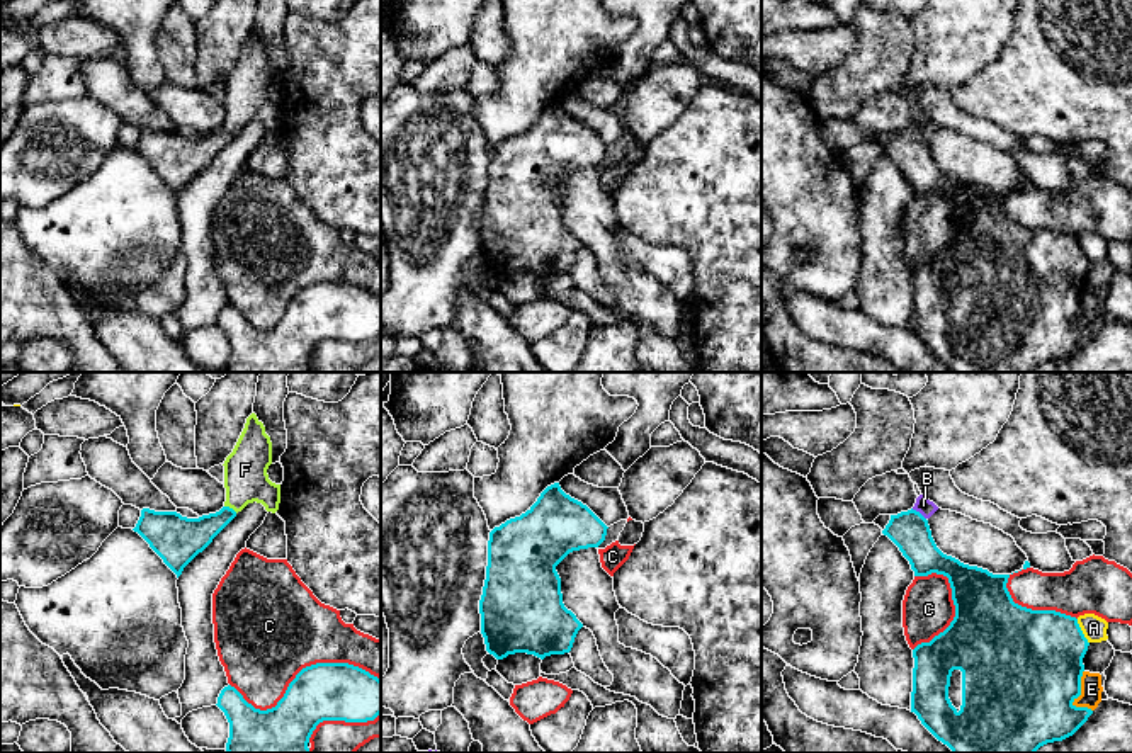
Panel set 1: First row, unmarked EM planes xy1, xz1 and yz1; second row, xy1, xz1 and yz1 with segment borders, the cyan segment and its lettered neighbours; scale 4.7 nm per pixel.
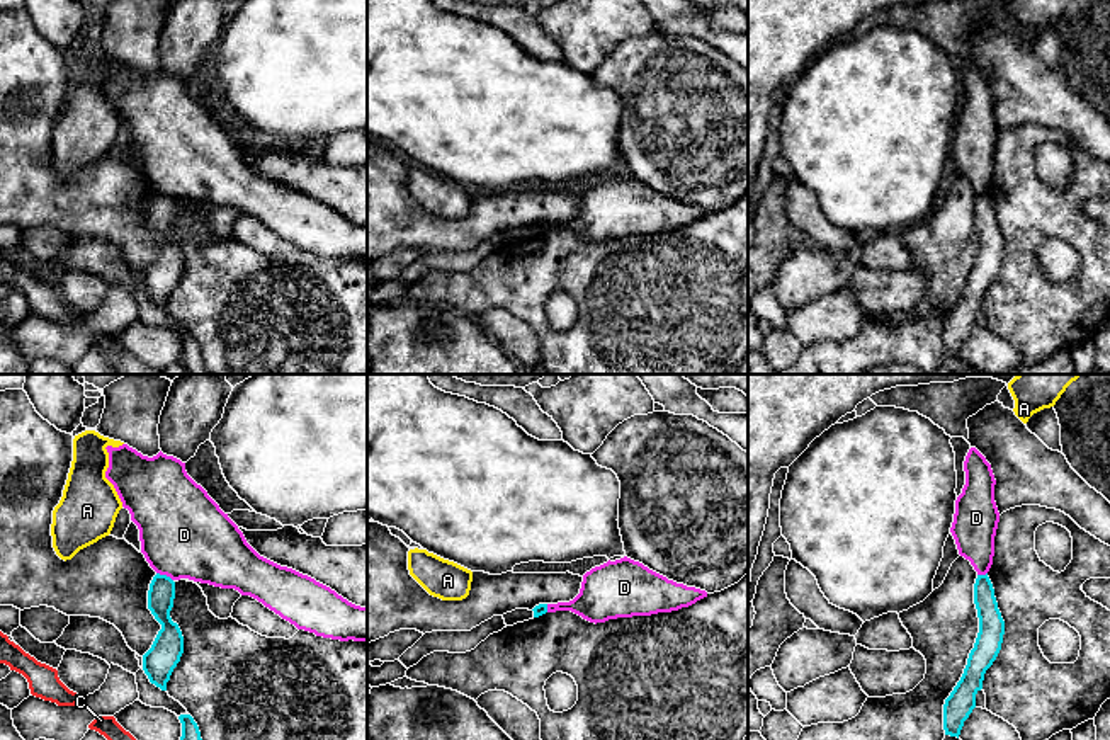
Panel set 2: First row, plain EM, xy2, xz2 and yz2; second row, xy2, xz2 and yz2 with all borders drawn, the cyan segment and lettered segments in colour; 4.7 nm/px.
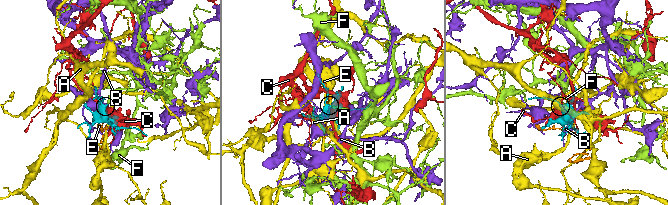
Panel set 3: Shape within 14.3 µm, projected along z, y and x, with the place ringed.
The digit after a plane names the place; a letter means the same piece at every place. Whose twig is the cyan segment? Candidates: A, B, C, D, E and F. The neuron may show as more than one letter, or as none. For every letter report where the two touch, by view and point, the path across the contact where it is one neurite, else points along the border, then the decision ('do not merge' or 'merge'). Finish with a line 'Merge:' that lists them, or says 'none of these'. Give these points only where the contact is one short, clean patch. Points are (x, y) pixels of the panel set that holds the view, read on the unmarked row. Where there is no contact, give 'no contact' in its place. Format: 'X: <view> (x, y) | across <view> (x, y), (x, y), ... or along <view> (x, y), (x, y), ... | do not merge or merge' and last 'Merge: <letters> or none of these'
A: yz1 (1081, 250) | do not merge
B: yz1 (918, 131) | do not merge
C: xy1 (299, 291) | do not merge
D: xy2 (165, 194) | along xy2 (157, 191), (172, 199) | do not merge
E: yz1 (1080, 313) | do not merge
F: xy1 (232, 128) | across xy1 (187, 157), (211, 145), (232, 128), (245, 102), (245, 89) | merge
Merge: F

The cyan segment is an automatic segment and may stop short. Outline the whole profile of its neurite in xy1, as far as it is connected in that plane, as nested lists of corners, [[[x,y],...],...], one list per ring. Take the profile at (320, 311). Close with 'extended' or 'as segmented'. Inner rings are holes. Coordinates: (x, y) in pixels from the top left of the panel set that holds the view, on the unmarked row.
[[[316,282],[296,294],[272,328],[255,328],[231,304],[221,309],[216,325],[229,342],[228,372],[309,372],[308,362],[320,342],[367,342],[381,333],[381,299],[348,282]]]; as segmented

